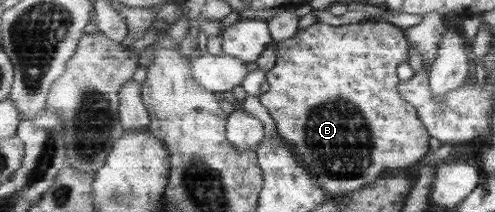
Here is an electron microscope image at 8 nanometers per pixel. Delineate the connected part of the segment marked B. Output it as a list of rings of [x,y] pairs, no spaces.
[[[315,21],[293,38],[276,41],[276,65],[267,73],[270,89],[260,96],[261,102],[274,118],[278,134],[328,193],[337,196],[360,190],[387,170],[413,167],[431,151],[428,128],[400,93],[398,66],[409,60],[404,31],[387,22],[331,26]]]

